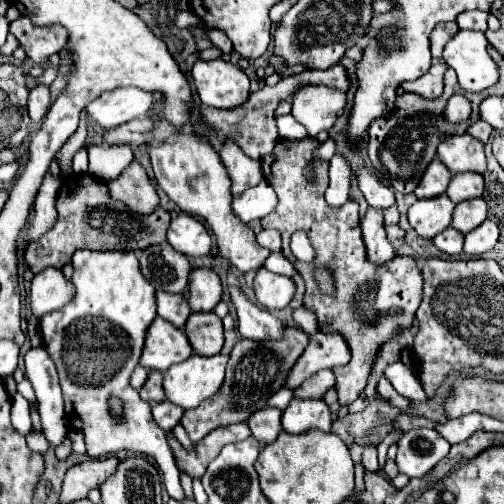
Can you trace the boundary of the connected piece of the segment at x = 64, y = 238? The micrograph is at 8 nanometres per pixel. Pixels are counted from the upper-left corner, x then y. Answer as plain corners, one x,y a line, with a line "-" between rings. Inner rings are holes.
71,174
63,180
57,200
57,222
55,226
45,232
39,240
29,242
25,250
27,268
37,274
47,266
63,268
71,262
71,256
77,250
143,250
151,244
159,244
165,240
169,228
169,212
157,208
155,212
141,216
127,210
125,204
111,202
107,196
107,186
95,180
89,174
-
91,220
99,220
93,224

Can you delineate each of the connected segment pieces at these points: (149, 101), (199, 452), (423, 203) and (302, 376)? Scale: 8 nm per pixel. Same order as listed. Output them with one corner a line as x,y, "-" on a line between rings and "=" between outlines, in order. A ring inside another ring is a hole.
117,88
103,92
99,98
95,98
87,106
87,112
95,124
103,128
115,128
133,118
147,116
153,104
161,100
163,100
161,92
145,92
139,88
=
231,424
231,426
223,426
213,430
207,438
203,438
201,442
197,442
191,450
183,448
179,444
179,440
173,436
173,432
167,434
167,442
173,450
175,456
175,464
181,472
189,474
191,478
201,478
209,466
211,460
215,460
215,456
219,456
221,448
229,442
239,442
251,436
249,426
243,424
=
447,194
417,200
409,208
409,224
421,238
433,238
451,224
453,208
455,204
449,200
=
315,332
309,336
309,346
291,370
291,376
287,378
287,388
301,386
309,376
313,376
321,368
335,368
345,366
351,360
351,348
347,340
339,332

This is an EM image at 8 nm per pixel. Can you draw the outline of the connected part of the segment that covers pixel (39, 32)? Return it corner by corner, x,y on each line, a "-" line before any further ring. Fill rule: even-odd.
27,16
11,22
9,32
19,40
19,46
25,50
27,58
37,64
43,64
53,54
59,54
69,40
69,34
61,24
35,26

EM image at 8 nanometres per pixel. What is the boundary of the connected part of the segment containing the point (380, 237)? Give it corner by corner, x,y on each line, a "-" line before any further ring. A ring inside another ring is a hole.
369,208
365,218
361,220
363,228
363,242
367,250
367,260
371,264
385,266
395,258
395,250
387,240
385,228
383,228
383,212
375,212
375,208

